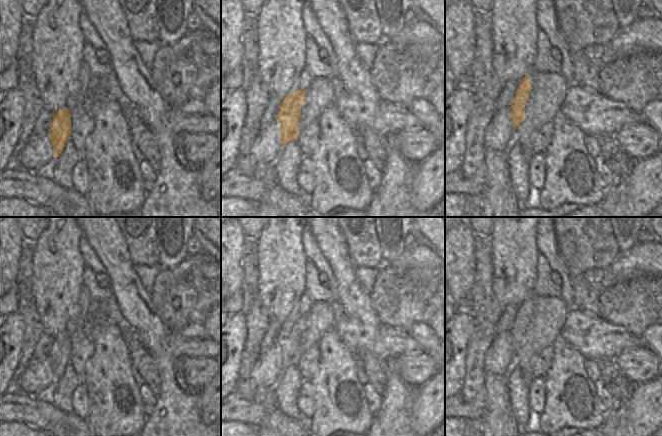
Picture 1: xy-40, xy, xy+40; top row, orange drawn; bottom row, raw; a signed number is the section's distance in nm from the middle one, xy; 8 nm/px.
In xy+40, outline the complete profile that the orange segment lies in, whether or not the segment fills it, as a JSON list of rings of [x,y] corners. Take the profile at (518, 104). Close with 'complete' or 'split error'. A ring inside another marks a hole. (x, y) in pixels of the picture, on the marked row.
[[[527,74],[519,81],[519,86],[515,92],[515,96],[511,100],[509,106],[514,129],[521,123],[525,116],[525,108],[527,106],[527,98],[529,96],[530,88],[531,76]]]; complete

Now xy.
[[[305,67],[299,80],[283,99],[277,112],[277,120],[281,126],[281,146],[284,147],[290,141],[297,141],[299,135],[299,118],[301,108],[305,104],[304,96],[308,90],[313,77]]]; split error

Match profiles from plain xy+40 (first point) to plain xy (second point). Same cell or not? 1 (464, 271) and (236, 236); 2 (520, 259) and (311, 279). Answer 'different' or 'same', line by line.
1: same
2: different

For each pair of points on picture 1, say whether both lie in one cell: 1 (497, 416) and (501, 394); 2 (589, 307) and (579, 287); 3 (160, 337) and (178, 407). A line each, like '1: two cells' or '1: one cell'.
1: one cell
2: one cell
3: one cell

